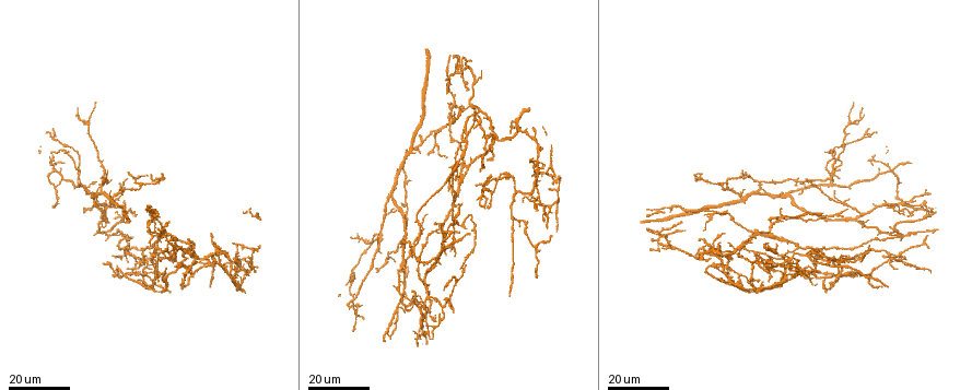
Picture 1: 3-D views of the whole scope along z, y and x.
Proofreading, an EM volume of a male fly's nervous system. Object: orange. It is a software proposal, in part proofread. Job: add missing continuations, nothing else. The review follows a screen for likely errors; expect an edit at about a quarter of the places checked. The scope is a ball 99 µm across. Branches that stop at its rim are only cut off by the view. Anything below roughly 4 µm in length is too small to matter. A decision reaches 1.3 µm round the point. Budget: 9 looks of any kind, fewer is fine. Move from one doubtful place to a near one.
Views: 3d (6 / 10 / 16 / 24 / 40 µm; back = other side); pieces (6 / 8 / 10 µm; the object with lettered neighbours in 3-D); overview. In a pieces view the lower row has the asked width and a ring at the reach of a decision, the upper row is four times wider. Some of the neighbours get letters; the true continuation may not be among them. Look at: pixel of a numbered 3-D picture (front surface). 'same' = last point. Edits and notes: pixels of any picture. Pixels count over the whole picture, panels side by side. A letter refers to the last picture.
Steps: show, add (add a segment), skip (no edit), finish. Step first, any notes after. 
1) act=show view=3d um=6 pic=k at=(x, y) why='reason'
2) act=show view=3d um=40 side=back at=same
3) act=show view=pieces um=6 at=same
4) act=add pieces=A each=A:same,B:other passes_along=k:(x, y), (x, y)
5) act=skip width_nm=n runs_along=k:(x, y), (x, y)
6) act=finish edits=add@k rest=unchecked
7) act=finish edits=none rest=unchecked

act=show view=3d um=16 pic=1 at=(427, 326) why='free end'

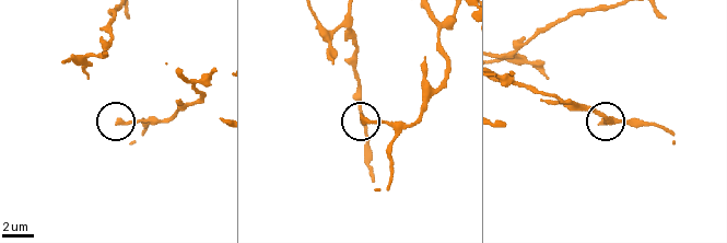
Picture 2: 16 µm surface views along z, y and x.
act=show view=pieces um=6 pic=2 at=(600, 122)

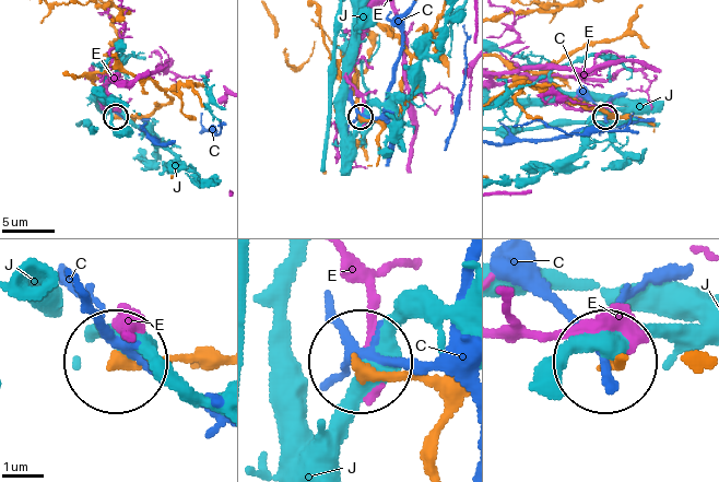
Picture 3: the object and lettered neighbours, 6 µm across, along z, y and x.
act=skip each=C:other,E:other,J:other runs_along=3:(220, 360), (119, 360) found='none of them fits'

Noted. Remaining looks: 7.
act=show view=3d um=24 pic=1 at=(883, 254) why='an open end'

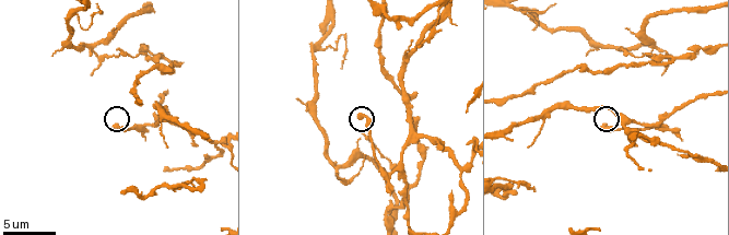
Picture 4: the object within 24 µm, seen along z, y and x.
act=show view=pieces um=8 pic=4 at=(115, 125)

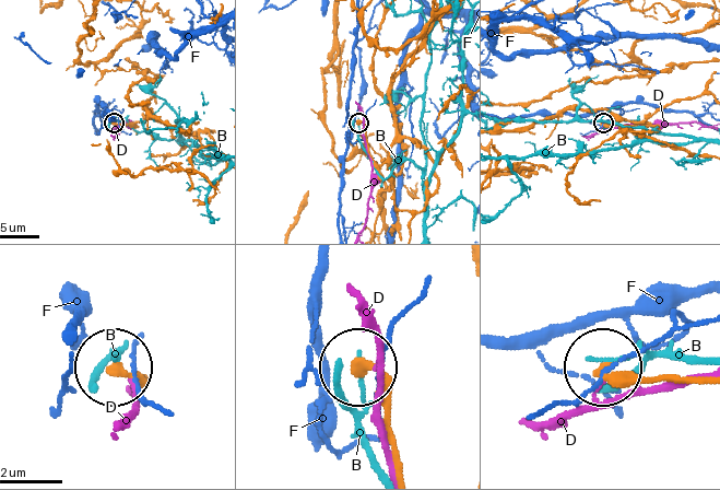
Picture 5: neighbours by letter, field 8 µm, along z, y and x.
act=skip width_nm=300 each=B:other,D:other,F:other found='no lettered segment goes on from it'

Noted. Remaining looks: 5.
act=show view=3d um=24 pic=1 at=(745, 203) why='branch stops here'

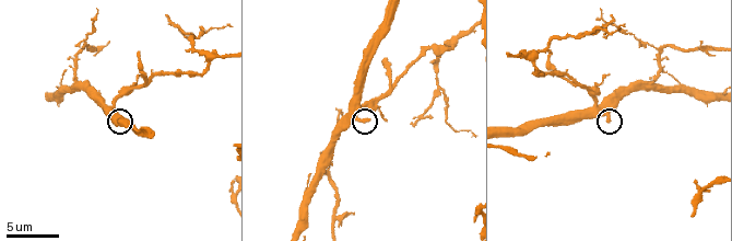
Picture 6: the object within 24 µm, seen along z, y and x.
act=show view=pieces um=10 pic=6 at=(368, 120)

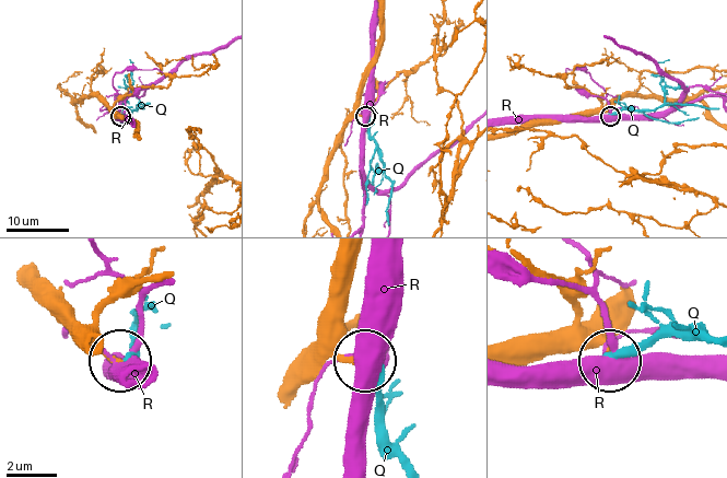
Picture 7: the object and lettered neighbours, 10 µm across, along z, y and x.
act=add pieces=Q each=Q:same,R:other found='it goes on there'

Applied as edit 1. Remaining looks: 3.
act=show view=overview

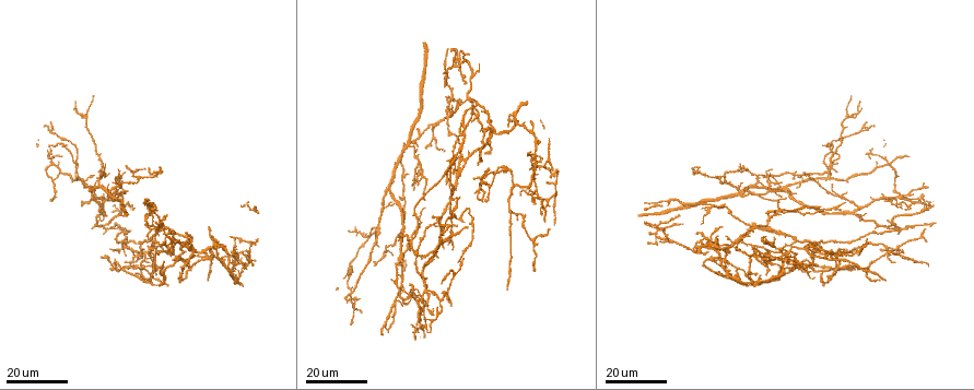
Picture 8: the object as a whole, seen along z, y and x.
act=show view=3d um=24 pic=8 at=(844, 203) why='end of a long branch'

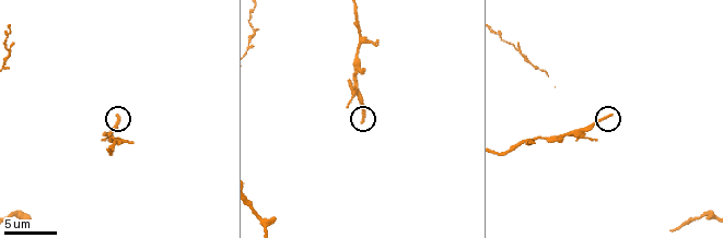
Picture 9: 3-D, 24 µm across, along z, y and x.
act=show view=pieces um=6 pic=9 at=(609, 114)

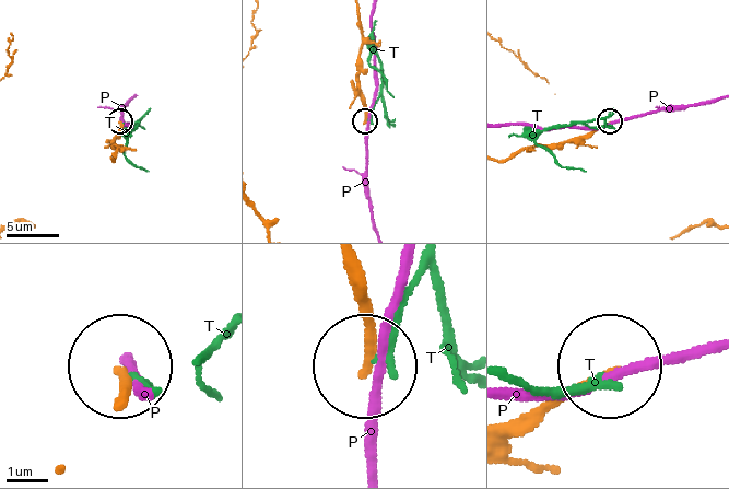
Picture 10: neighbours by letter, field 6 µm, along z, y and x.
act=skip width_nm=170 each=P:other,T:other runs_along=10:(508, 440), (609, 374) found='none of them fits'

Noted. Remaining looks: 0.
act=finish edits=add@7 rest=unchecked

